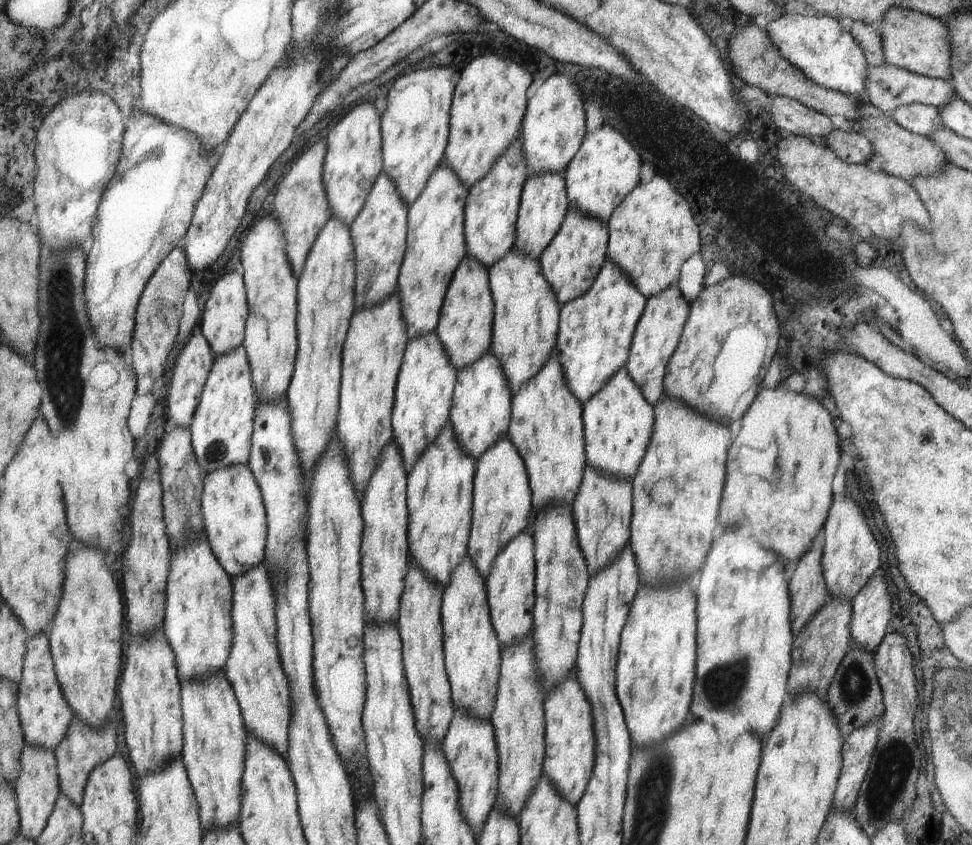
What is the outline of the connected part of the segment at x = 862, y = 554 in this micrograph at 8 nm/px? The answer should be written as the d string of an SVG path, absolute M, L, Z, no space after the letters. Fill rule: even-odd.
M845 493L842 499L832 498L820 533L824 540L820 565L829 598L850 601L864 587L867 579L877 569L883 567L879 546L863 520L859 508L849 500L848 496Z

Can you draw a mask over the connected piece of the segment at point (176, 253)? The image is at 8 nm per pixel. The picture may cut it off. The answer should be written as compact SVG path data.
M179 244L162 262L143 291L142 300L138 304L137 325L131 345L133 360L135 360L136 382L139 382L137 394L151 394L157 380L161 384L165 381L165 364L175 344L175 338L179 334L179 324L183 318L183 302L191 288L191 278L193 278L191 273L187 255Z

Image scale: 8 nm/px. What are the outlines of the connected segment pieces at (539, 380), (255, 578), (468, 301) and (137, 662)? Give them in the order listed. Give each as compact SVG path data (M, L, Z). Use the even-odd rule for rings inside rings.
M558 346L540 371L512 400L512 419L508 437L526 462L532 488L532 516L526 528L534 536L533 516L537 517L551 505L573 505L586 472L586 426L583 404L571 392L559 358Z
M267 563L251 569L234 583L234 650L225 675L242 707L248 732L284 759L290 752L290 728L294 720L294 700L290 678L278 649L276 598Z
M467 256L454 274L440 323L435 330L452 365L459 372L481 361L490 352L494 341L495 311L489 269Z
M164 628L148 639L129 637L126 673L119 687L122 718L124 720L124 740L128 747L132 765L140 780L151 773L158 773L182 756L184 749L184 722L182 709L182 682L178 675L176 654L167 640Z

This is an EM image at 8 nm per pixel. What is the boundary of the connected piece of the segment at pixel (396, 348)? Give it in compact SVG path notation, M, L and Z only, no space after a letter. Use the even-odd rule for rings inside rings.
M398 292L393 297L386 299L381 305L361 309L352 318L342 354L342 388L340 390L340 413L336 436L340 440L348 466L352 466L350 479L356 494L359 495L361 500L363 500L367 486L370 485L375 469L380 464L382 453L390 446L390 442L394 440L392 418L398 388L398 376L406 356L408 342L406 322L403 320Z

